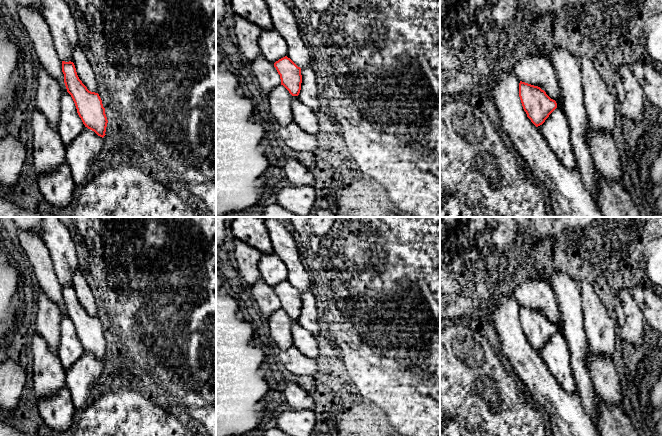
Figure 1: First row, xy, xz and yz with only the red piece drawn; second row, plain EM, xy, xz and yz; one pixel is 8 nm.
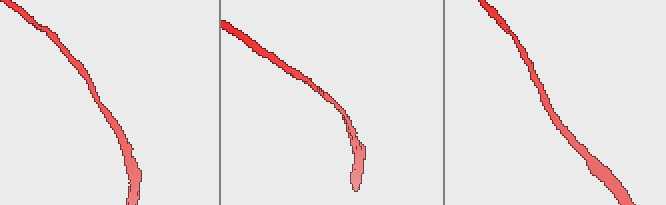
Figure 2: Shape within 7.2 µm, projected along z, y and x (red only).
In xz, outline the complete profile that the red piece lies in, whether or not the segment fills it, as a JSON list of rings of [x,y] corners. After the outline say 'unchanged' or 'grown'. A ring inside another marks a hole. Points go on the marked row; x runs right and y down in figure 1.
[[[287,56],[276,61],[274,67],[280,75],[281,85],[283,85],[292,96],[298,96],[302,83],[301,68]]]; unchanged

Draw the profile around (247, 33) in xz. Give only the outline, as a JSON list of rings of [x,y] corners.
[[[234,14],[234,30],[233,33],[238,41],[237,53],[249,63],[258,55],[262,54],[259,46],[259,38],[262,29],[251,21],[242,16]]]

